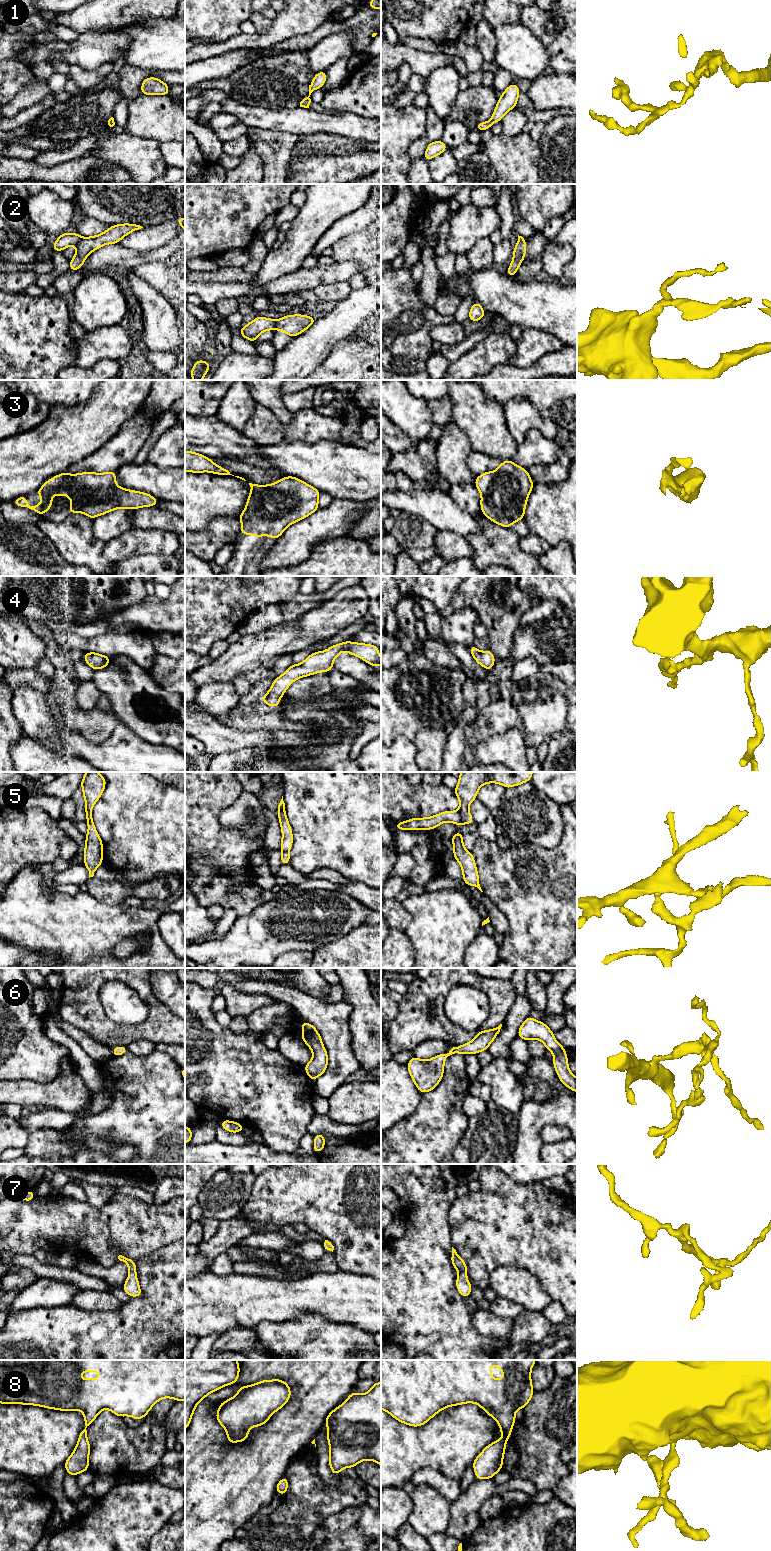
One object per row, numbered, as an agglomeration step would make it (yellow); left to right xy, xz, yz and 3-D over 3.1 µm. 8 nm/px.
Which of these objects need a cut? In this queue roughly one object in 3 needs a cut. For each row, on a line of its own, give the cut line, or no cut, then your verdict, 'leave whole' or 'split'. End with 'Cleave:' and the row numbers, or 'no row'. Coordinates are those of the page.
1: no cut; leave whole
2: cut in xz along (274, 321), (276, 329); split
3: no cut; leave whole
4: no cut; leave whole
5: cut in yz along (457, 811), (462, 823); split
6: no cut; leave whole
7: no cut; leave whole
8: no cut; leave whole
Cleave: 2, 5

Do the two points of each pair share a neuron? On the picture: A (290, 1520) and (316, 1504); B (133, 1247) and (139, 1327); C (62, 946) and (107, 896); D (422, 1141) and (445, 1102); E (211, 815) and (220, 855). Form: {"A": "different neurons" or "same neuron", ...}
{"A": "same neuron", "B": "different neurons", "C": "different neurons", "D": "same neuron", "E": "same neuron"}

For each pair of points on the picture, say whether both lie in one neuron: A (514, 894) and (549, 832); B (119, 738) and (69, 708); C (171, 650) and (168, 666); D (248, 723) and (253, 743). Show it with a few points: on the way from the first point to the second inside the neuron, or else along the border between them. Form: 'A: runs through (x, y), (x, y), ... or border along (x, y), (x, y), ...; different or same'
A: border along (562, 836), (559, 843), (551, 848), (518, 844); different
B: border along (123, 723), (102, 742), (88, 739); different
C: border along (166, 656), (174, 659); different
D: border along (227, 726), (240, 730), (261, 730); different

